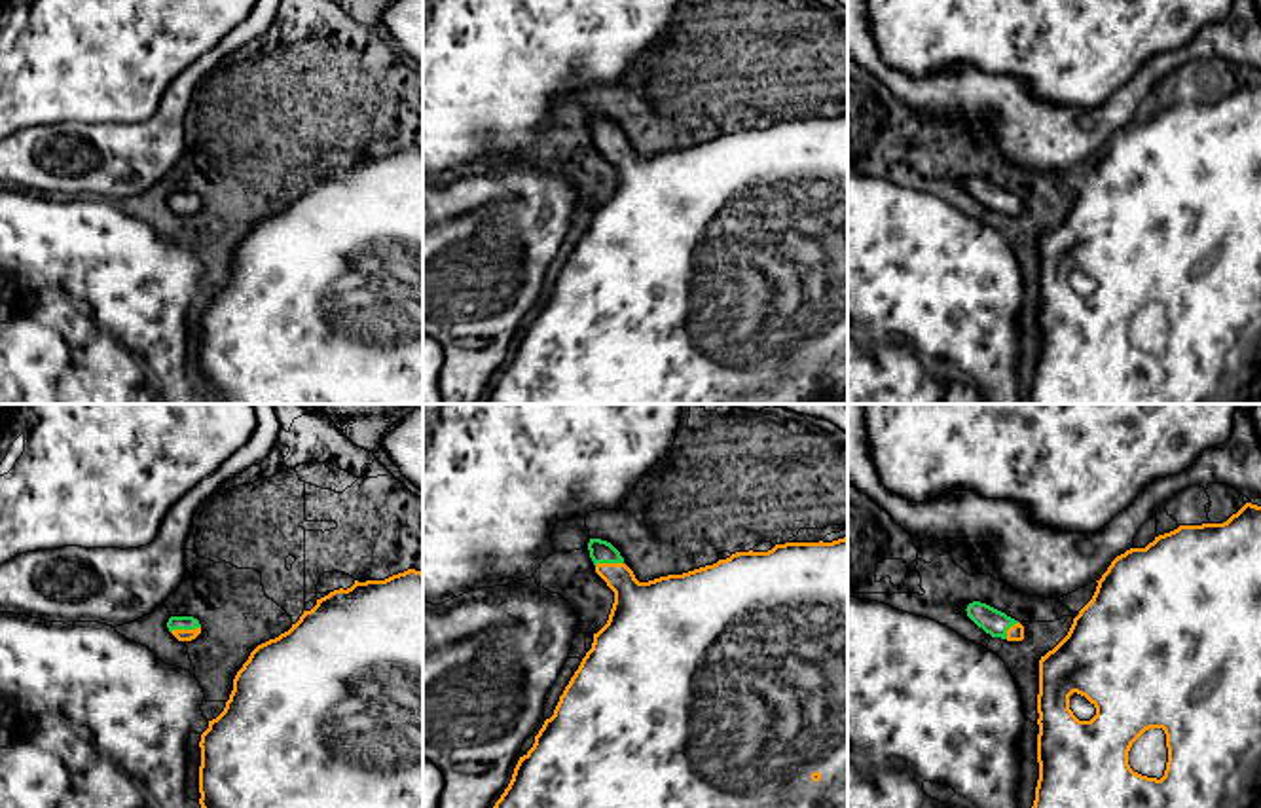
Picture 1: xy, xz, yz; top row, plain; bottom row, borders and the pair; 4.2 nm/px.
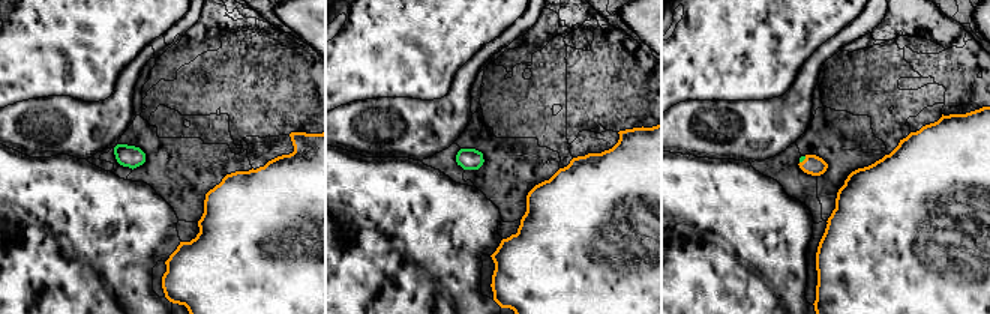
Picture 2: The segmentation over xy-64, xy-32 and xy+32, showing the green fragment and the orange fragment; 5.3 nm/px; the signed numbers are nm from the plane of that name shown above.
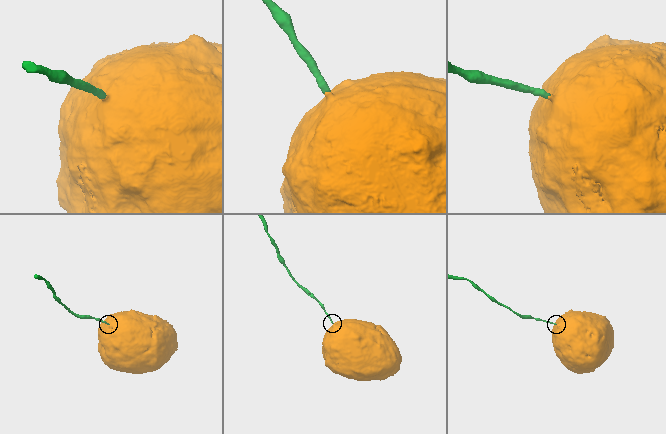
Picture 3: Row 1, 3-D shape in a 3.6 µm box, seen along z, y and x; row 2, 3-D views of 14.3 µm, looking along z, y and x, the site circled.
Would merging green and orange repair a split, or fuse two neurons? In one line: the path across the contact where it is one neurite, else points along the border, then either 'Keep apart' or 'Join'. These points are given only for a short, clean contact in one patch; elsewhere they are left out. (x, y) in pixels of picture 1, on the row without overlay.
Path across: xy (175, 198), (184, 203), (181, 209). Join

